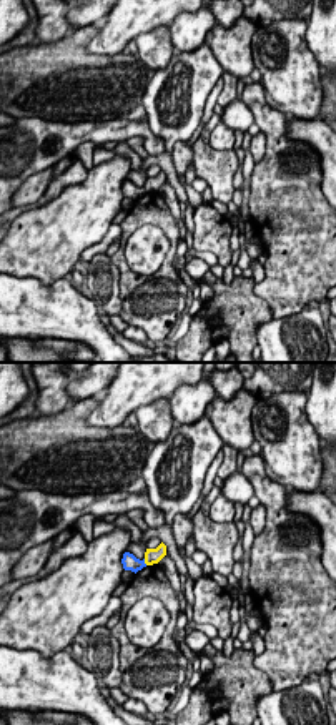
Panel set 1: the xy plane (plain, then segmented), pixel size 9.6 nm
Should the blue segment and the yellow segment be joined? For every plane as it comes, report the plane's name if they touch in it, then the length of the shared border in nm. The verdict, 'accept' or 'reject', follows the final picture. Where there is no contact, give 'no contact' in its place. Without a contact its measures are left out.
contact in xy; length 70 nm

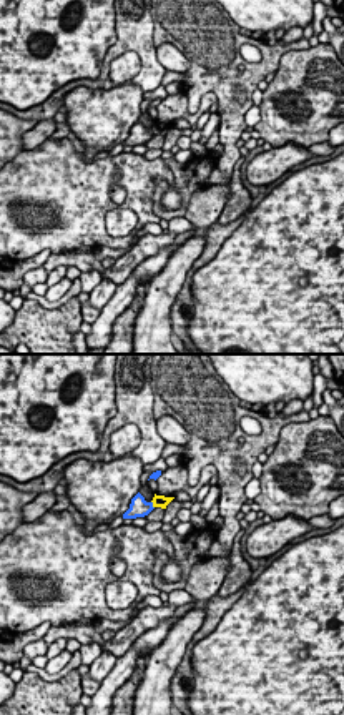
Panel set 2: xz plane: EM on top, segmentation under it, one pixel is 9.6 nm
contact in xz; length 80 nm

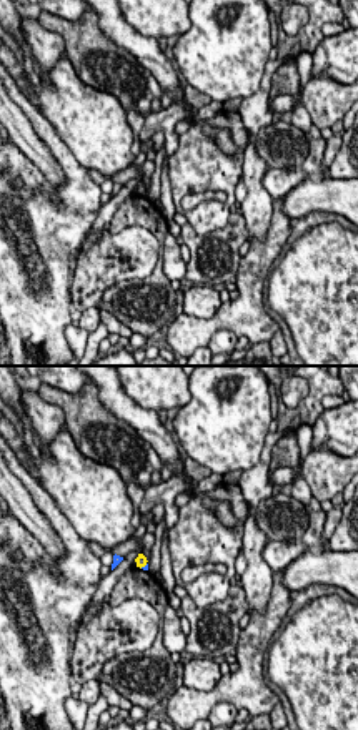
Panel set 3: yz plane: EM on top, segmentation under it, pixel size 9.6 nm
contact in yz; length 90 nm

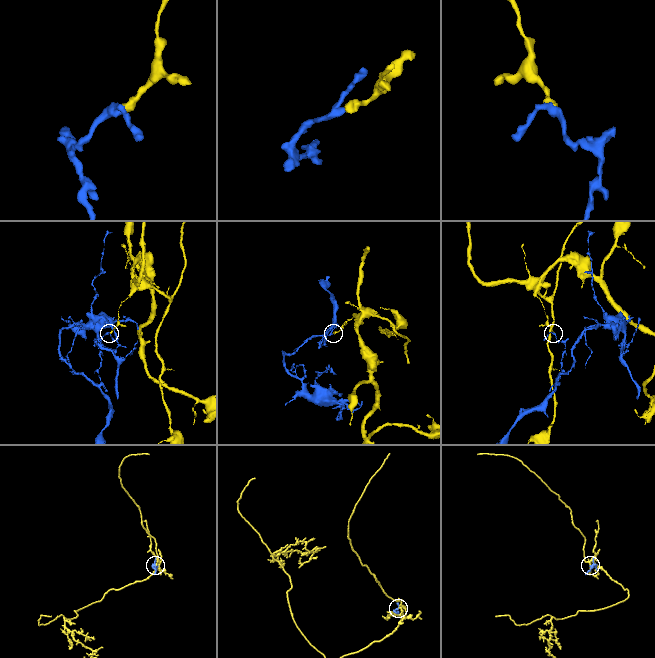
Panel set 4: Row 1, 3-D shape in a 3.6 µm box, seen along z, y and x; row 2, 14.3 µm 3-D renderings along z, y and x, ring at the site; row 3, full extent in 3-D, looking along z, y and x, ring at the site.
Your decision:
reject

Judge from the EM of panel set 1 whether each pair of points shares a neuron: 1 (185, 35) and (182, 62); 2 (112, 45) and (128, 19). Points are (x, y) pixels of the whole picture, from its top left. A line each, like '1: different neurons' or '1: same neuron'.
1: different neurons
2: same neuron

